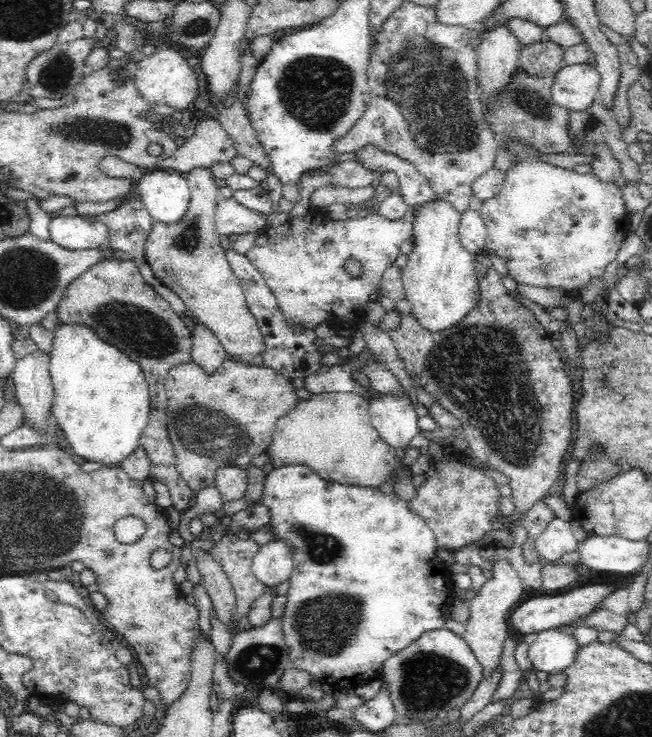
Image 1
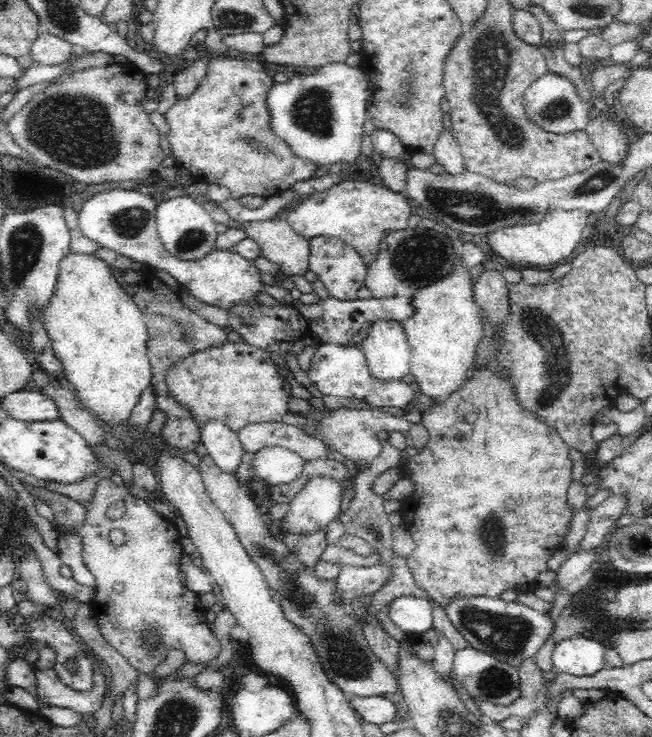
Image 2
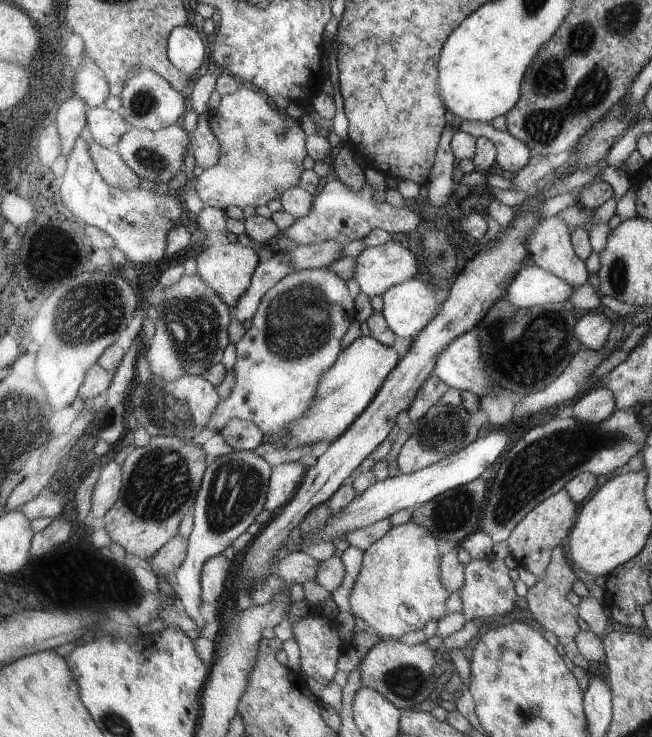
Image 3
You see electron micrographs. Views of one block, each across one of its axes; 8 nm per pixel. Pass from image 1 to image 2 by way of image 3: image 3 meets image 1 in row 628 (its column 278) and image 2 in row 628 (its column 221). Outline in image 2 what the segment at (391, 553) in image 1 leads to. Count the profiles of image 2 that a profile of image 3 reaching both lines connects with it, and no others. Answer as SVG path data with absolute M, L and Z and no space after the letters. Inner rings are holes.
M400 598L396 602L390 602L388 618L404 630L404 634L422 634L430 628L434 628L434 608L428 600L420 598Z

